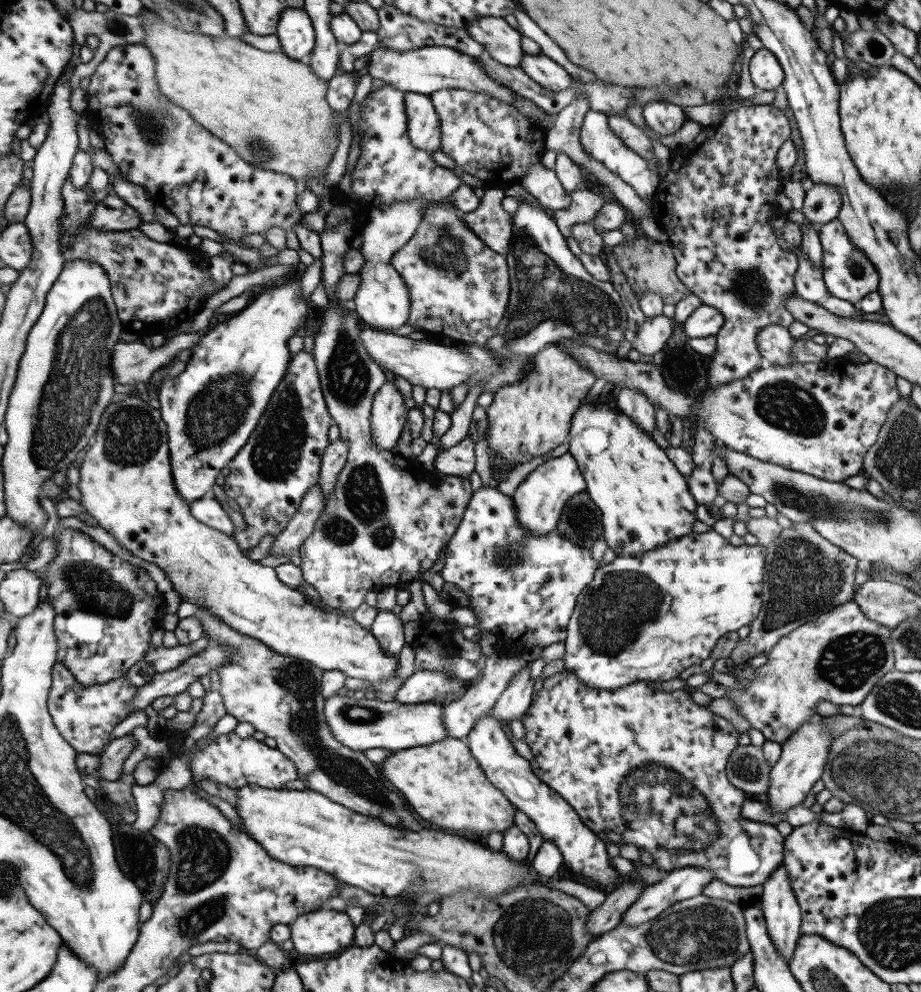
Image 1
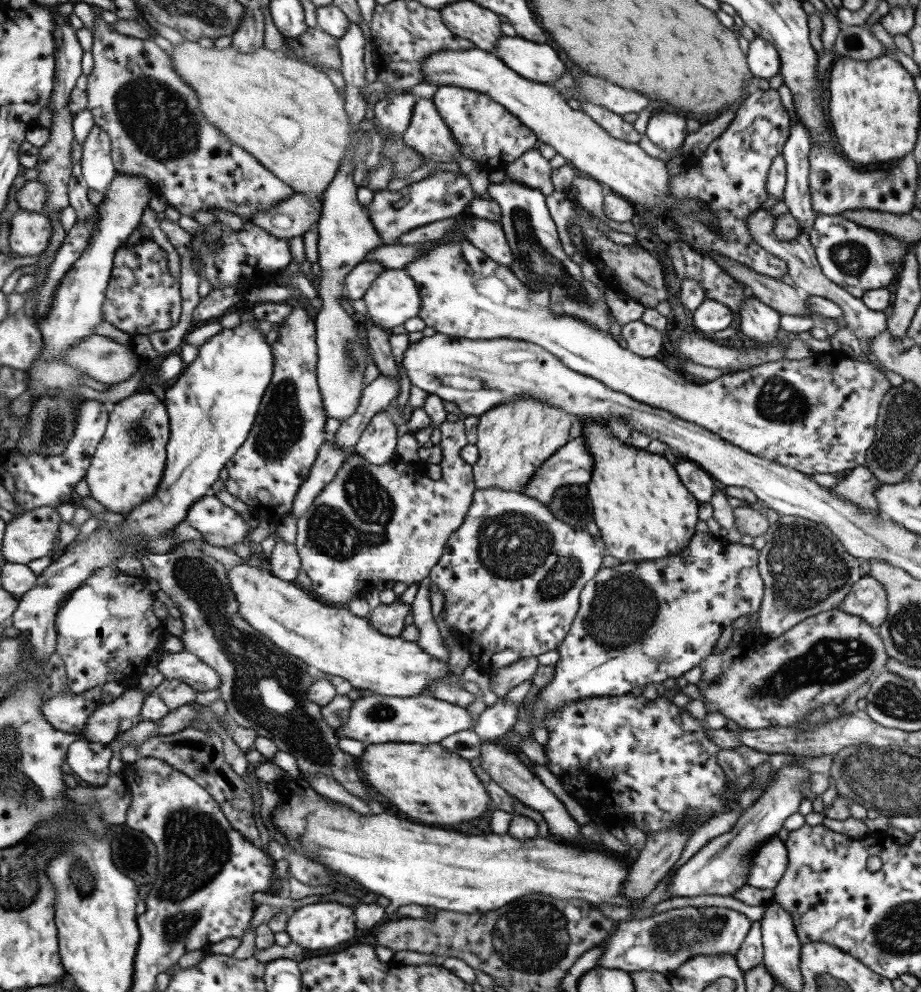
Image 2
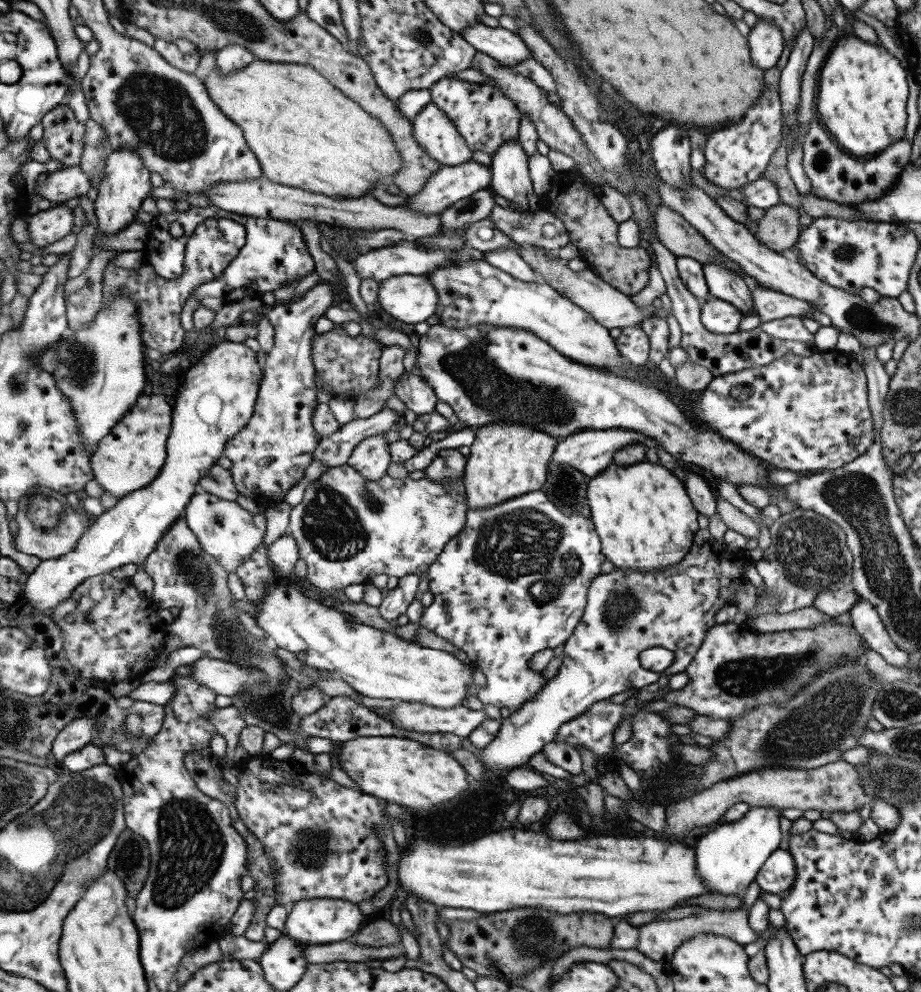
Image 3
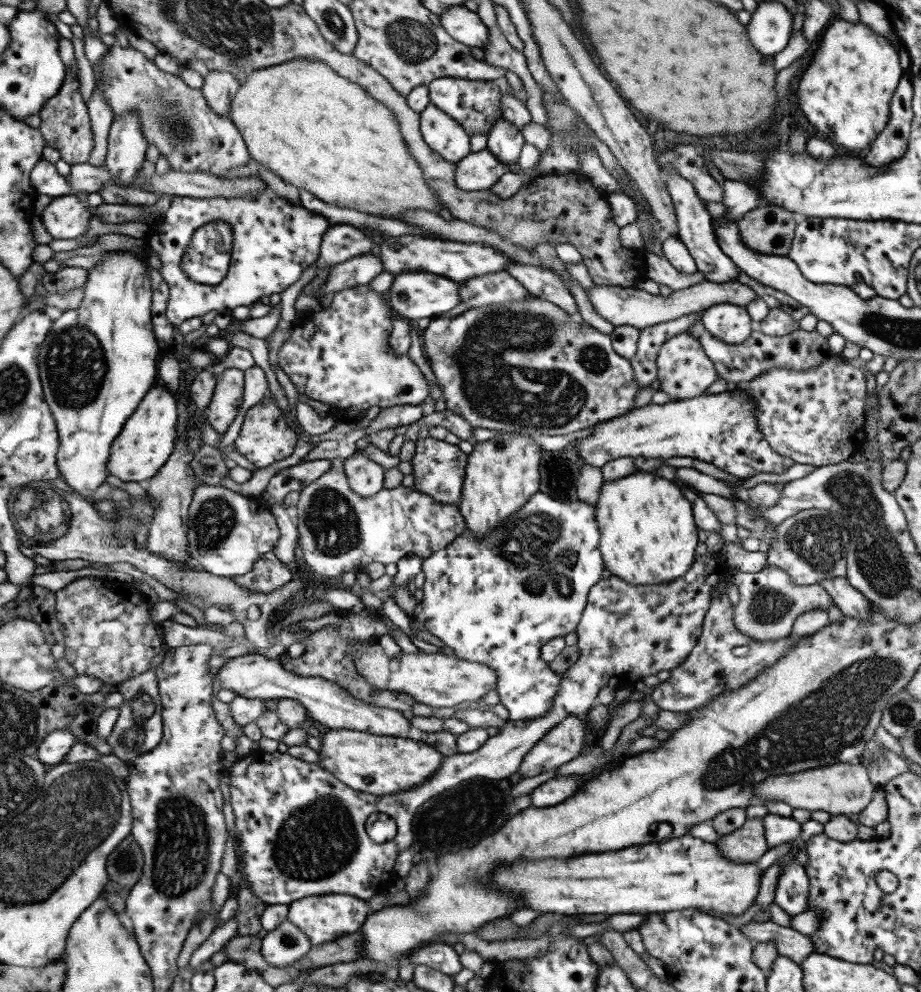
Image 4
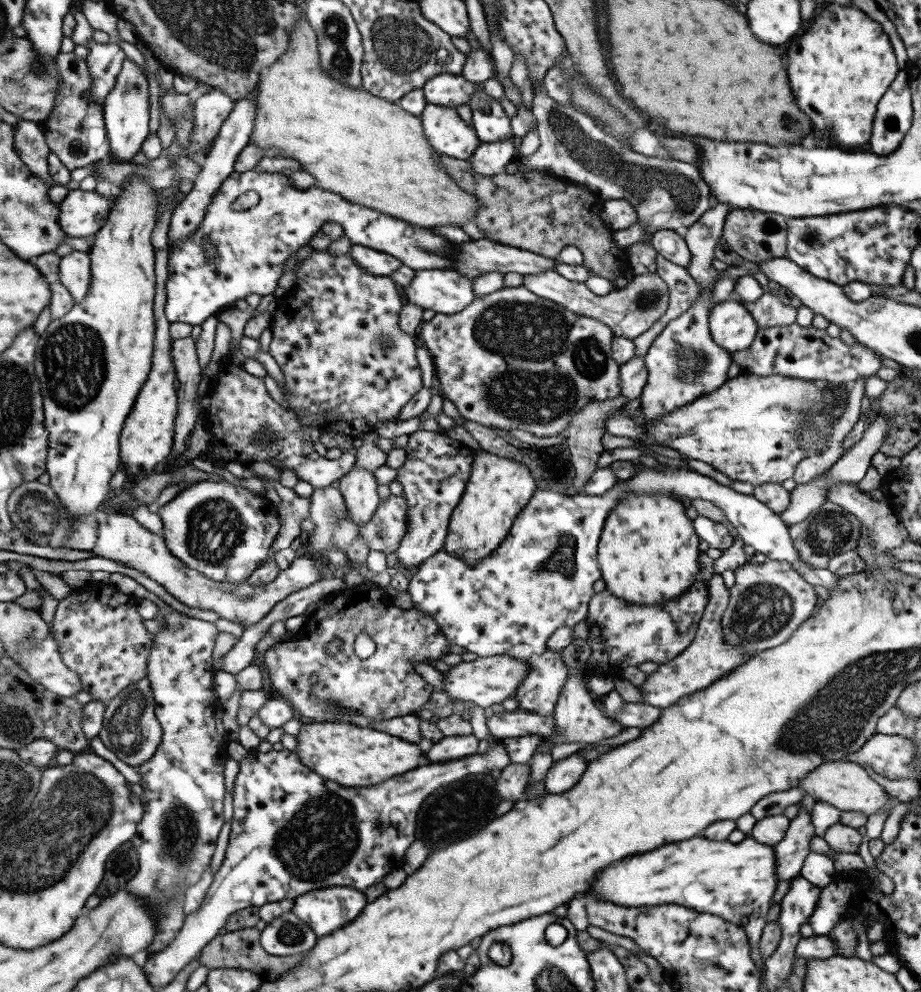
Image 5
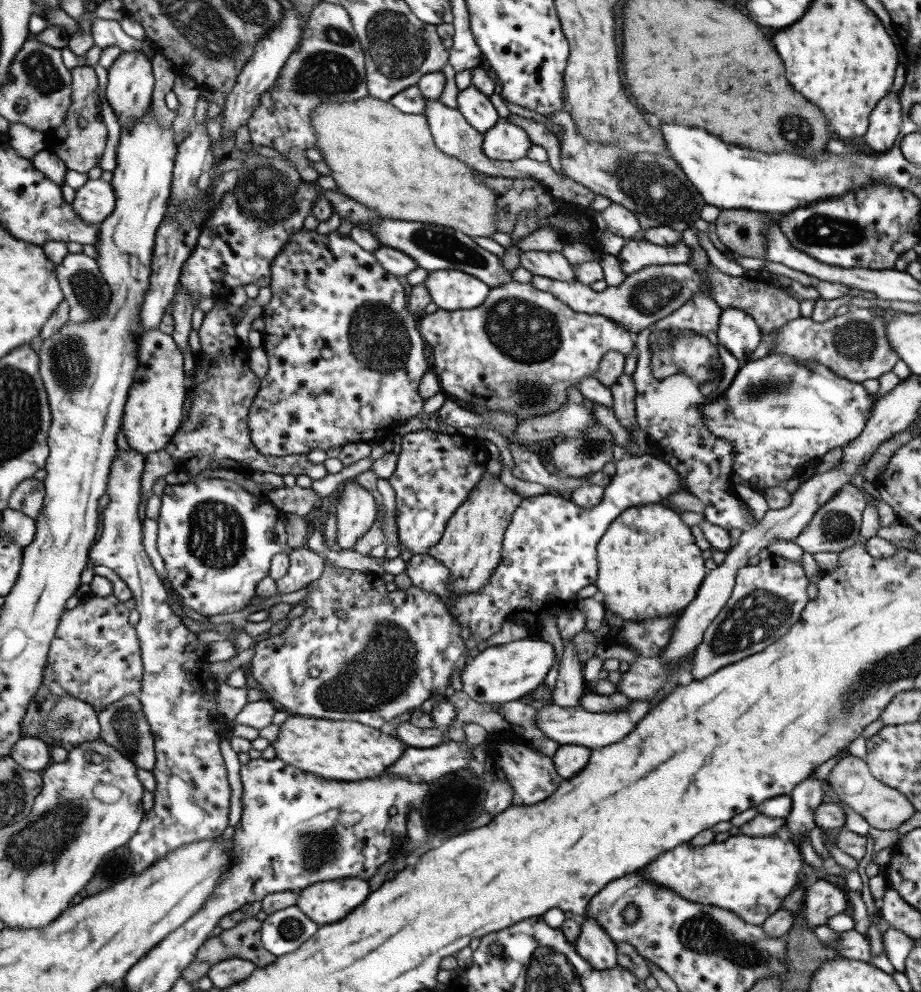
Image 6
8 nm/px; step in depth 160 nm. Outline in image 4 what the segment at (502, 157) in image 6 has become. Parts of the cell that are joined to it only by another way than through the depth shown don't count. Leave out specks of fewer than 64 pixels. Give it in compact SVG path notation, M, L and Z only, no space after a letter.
M487 148L470 152L456 162L454 180L456 185L466 191L489 189L507 171Z

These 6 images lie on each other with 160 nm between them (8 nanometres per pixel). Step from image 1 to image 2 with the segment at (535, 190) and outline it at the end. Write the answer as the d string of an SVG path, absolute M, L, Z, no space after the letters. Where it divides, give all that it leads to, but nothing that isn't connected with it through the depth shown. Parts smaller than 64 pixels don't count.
M537 146L531 147L503 169L505 176L515 182L539 190L543 196L554 191L550 181L551 167L548 160L541 157Z

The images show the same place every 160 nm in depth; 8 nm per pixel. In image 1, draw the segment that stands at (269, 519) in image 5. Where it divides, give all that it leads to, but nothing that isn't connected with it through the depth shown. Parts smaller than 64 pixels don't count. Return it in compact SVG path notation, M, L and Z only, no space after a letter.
M207 495L199 500L194 500L188 504L190 513L195 520L202 522L205 526L213 528L231 536L235 527L231 523L227 513L223 510L221 503L216 501L210 495Z

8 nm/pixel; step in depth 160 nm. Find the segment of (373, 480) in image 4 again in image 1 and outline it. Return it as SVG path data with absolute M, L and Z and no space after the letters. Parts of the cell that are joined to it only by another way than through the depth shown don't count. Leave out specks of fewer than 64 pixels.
M388 375L374 394L370 408L372 443L380 450L391 450L407 420L407 413L403 399Z

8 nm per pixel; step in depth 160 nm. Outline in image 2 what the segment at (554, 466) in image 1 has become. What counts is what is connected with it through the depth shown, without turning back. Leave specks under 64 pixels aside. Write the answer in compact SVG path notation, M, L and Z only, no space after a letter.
M581 434L568 439L541 464L520 492L538 500L543 506L547 506L551 502L556 488L568 484L587 484L592 469L592 458L584 440L586 438Z

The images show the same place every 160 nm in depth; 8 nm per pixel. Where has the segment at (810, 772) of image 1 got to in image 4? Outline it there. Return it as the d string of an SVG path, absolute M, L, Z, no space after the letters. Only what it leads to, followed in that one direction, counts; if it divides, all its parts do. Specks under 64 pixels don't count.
M753 818L734 829L727 835L721 835L713 846L736 863L753 863L768 849L763 838L763 820Z

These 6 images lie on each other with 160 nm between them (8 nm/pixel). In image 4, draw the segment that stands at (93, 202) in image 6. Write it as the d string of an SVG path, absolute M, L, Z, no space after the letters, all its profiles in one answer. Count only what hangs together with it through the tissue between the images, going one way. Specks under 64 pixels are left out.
M69 194L53 197L39 220L53 239L69 240L87 230L90 215L86 201L80 202L75 195Z

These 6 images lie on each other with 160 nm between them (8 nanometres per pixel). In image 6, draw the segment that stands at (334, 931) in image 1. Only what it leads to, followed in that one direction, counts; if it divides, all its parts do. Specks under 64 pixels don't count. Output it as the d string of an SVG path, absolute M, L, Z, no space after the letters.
M349 875L341 880L324 880L313 883L298 892L296 908L307 915L315 924L333 924L335 920L349 914L357 904L361 904L370 894L366 880Z

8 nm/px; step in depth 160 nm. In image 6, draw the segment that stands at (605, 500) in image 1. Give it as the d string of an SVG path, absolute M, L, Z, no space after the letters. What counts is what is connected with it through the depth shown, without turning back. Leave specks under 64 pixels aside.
M663 502L639 504L620 512L598 540L596 560L598 573L594 585L599 601L617 618L629 622L678 614L695 598L706 575L701 551L693 541L689 526L683 524L677 510Z

